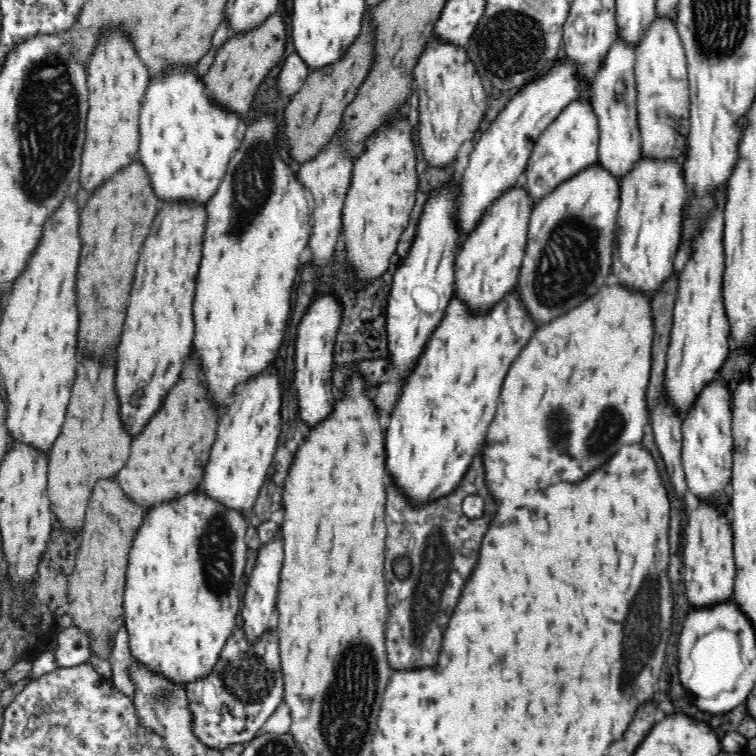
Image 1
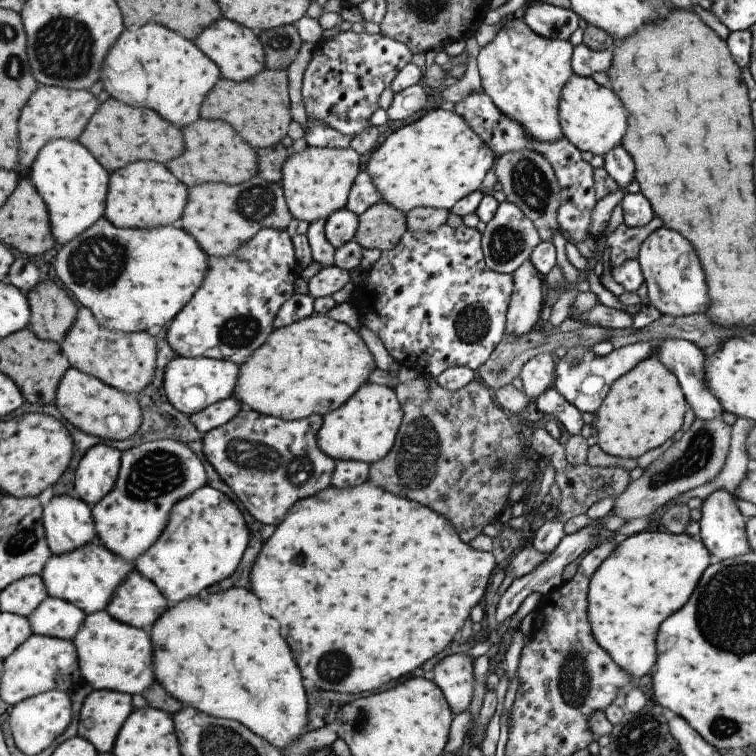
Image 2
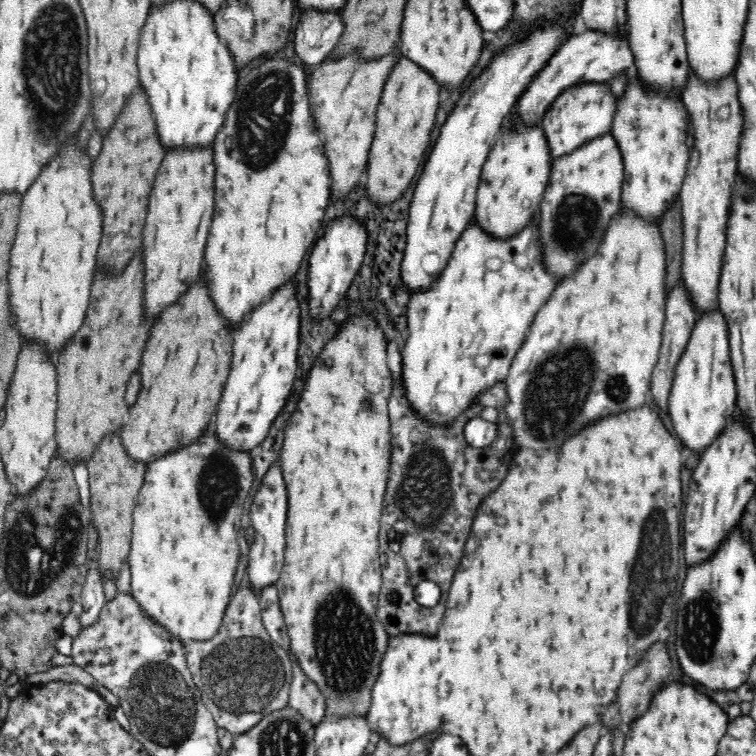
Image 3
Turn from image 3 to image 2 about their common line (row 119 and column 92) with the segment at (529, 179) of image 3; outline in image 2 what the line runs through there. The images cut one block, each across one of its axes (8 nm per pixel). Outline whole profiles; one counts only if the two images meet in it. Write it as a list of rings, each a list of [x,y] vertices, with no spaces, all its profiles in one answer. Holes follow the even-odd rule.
[[[175,439],[143,442],[123,451],[113,488],[90,507],[96,542],[115,556],[134,561],[159,538],[171,506],[206,482],[203,464]]]

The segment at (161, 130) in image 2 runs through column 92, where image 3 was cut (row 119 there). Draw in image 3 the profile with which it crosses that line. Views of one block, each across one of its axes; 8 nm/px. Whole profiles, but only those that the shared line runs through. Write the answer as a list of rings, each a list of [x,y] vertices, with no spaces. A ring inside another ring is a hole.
[[[140,86],[126,98],[114,124],[106,130],[102,150],[92,168],[92,188],[98,206],[102,206],[104,222],[102,240],[98,248],[98,269],[106,273],[118,272],[126,262],[143,248],[143,228],[148,212],[149,196],[154,178],[165,157],[165,146],[160,140],[156,119],[147,97]]]

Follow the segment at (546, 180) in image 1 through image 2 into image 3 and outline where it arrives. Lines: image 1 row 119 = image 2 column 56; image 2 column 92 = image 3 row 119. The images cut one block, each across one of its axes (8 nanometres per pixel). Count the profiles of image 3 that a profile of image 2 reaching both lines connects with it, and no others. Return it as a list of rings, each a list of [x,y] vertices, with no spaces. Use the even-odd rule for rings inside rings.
[[[578,82],[574,86],[568,86],[550,102],[550,108],[546,111],[540,122],[546,135],[548,146],[553,158],[570,154],[584,142],[611,132],[611,124],[616,112],[616,98],[610,88],[610,83],[605,82]]]

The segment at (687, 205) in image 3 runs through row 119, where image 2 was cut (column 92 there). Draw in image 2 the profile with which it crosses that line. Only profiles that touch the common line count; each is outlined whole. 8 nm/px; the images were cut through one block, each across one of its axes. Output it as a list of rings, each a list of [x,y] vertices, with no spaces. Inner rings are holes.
[[[92,689],[77,714],[77,735],[91,742],[98,753],[110,753],[121,725],[132,710],[130,694]]]

